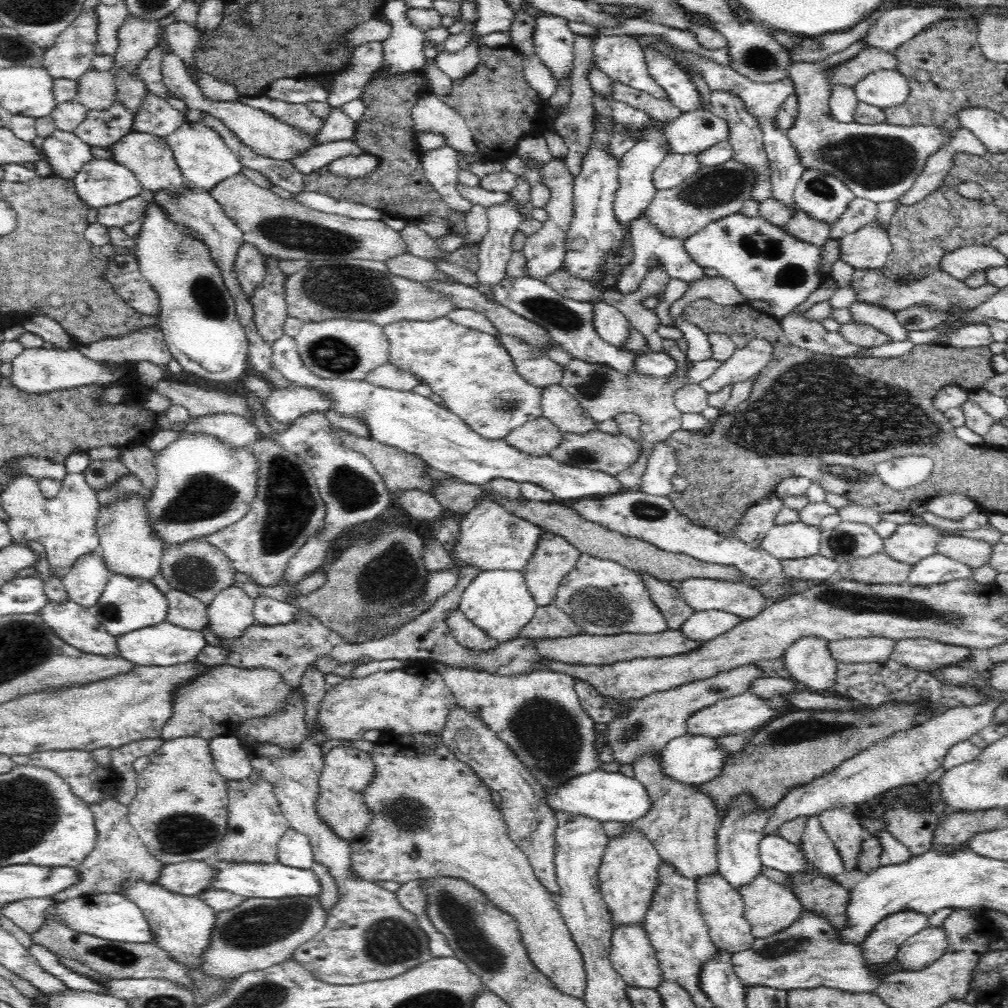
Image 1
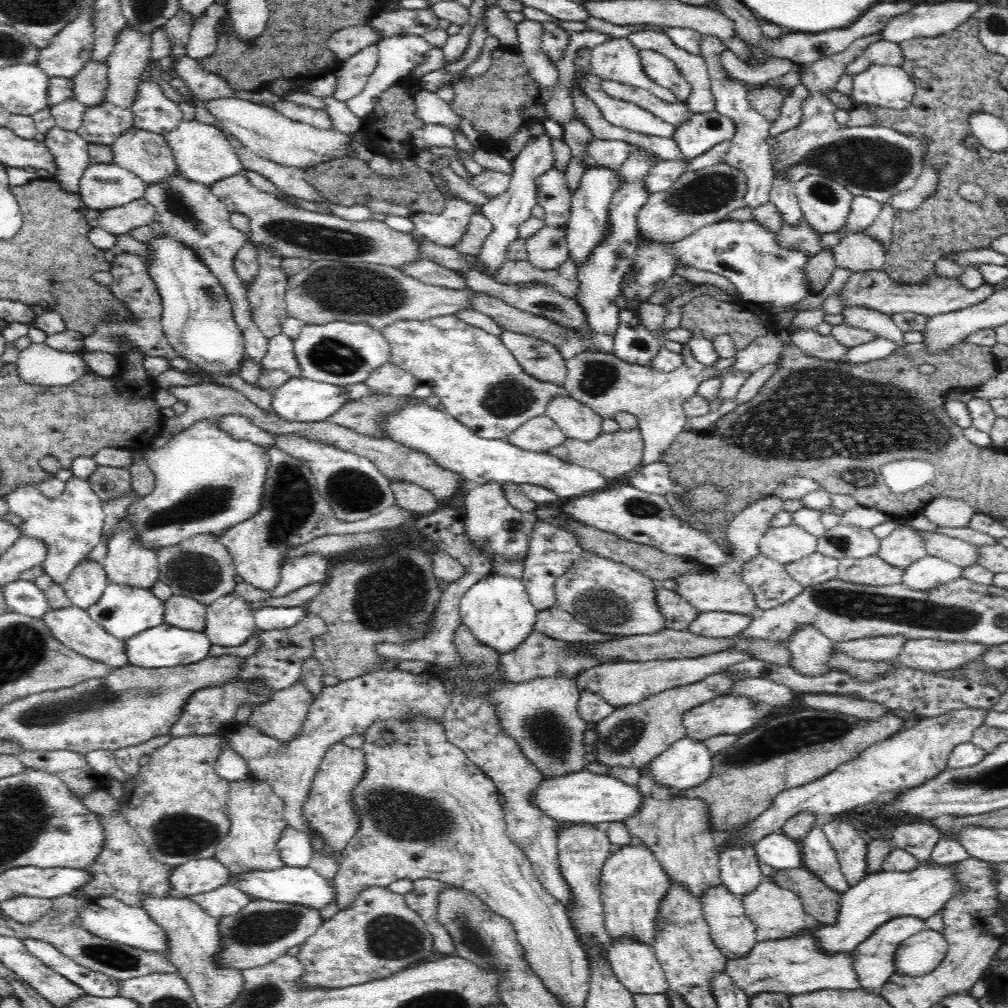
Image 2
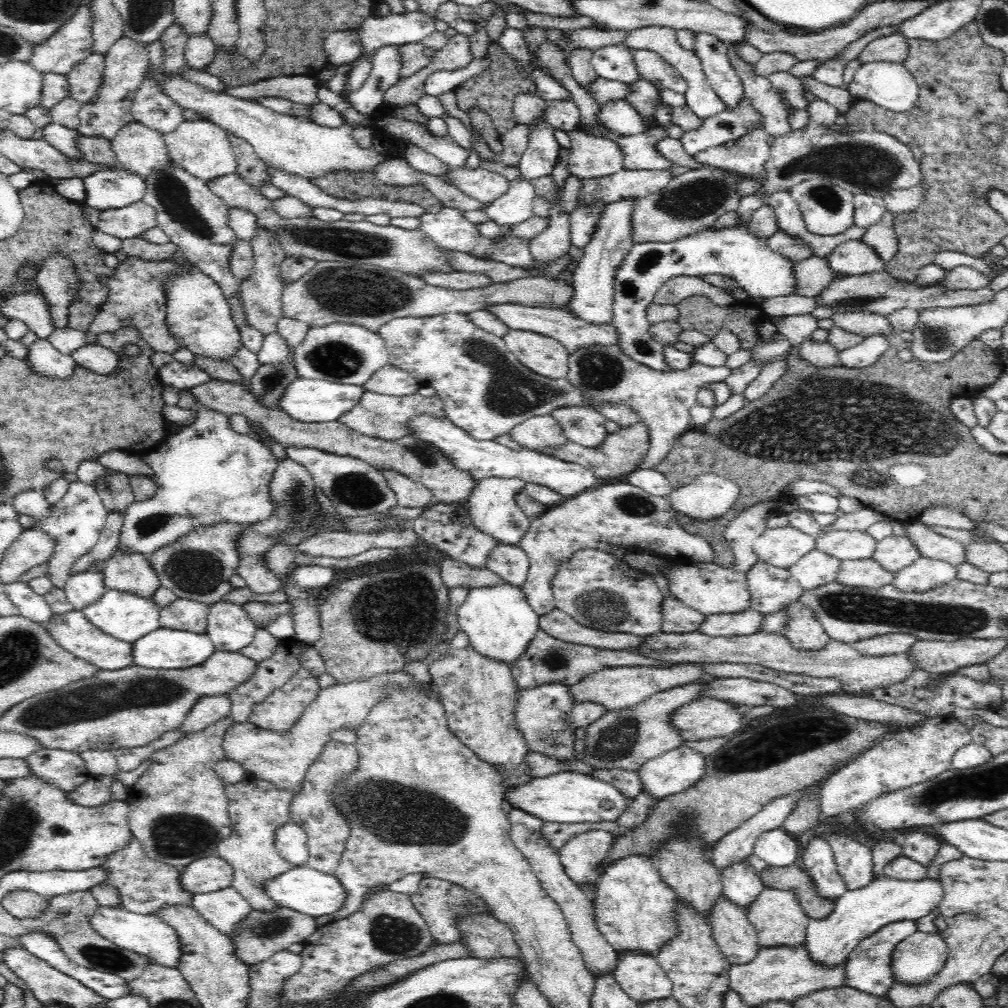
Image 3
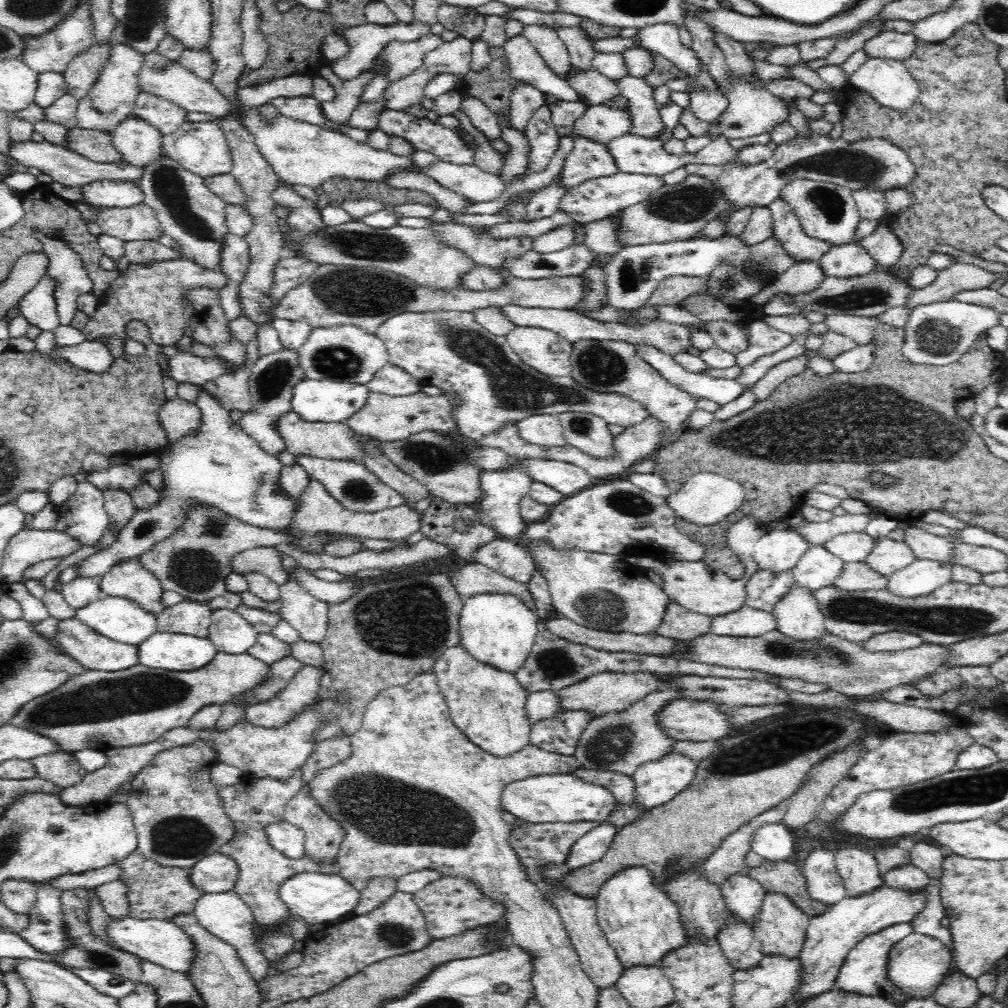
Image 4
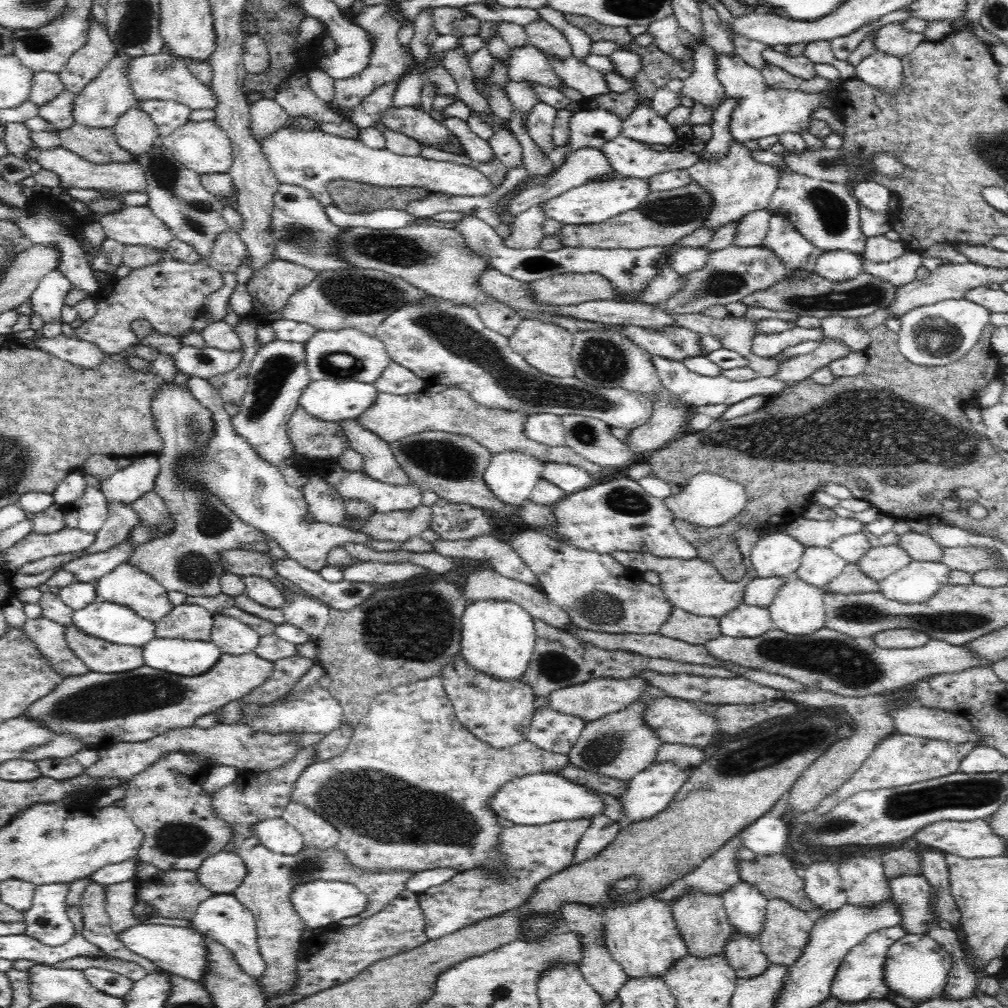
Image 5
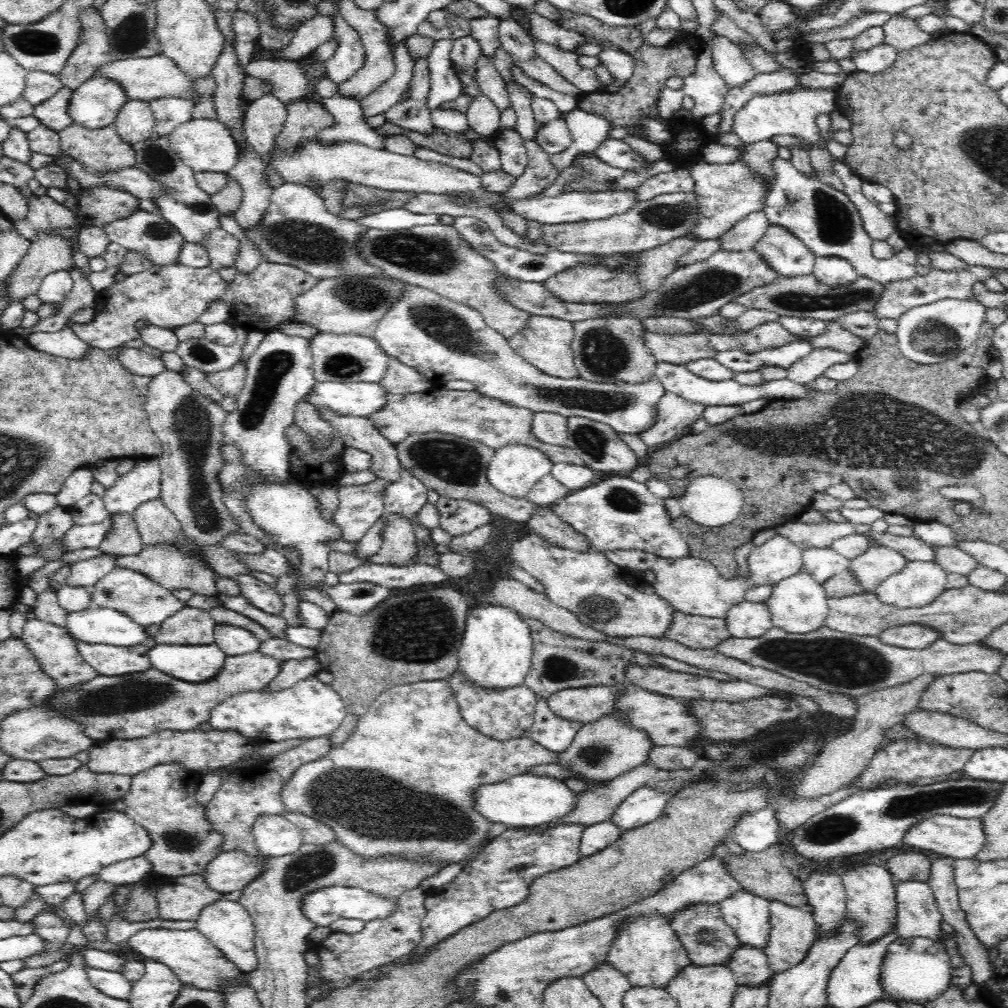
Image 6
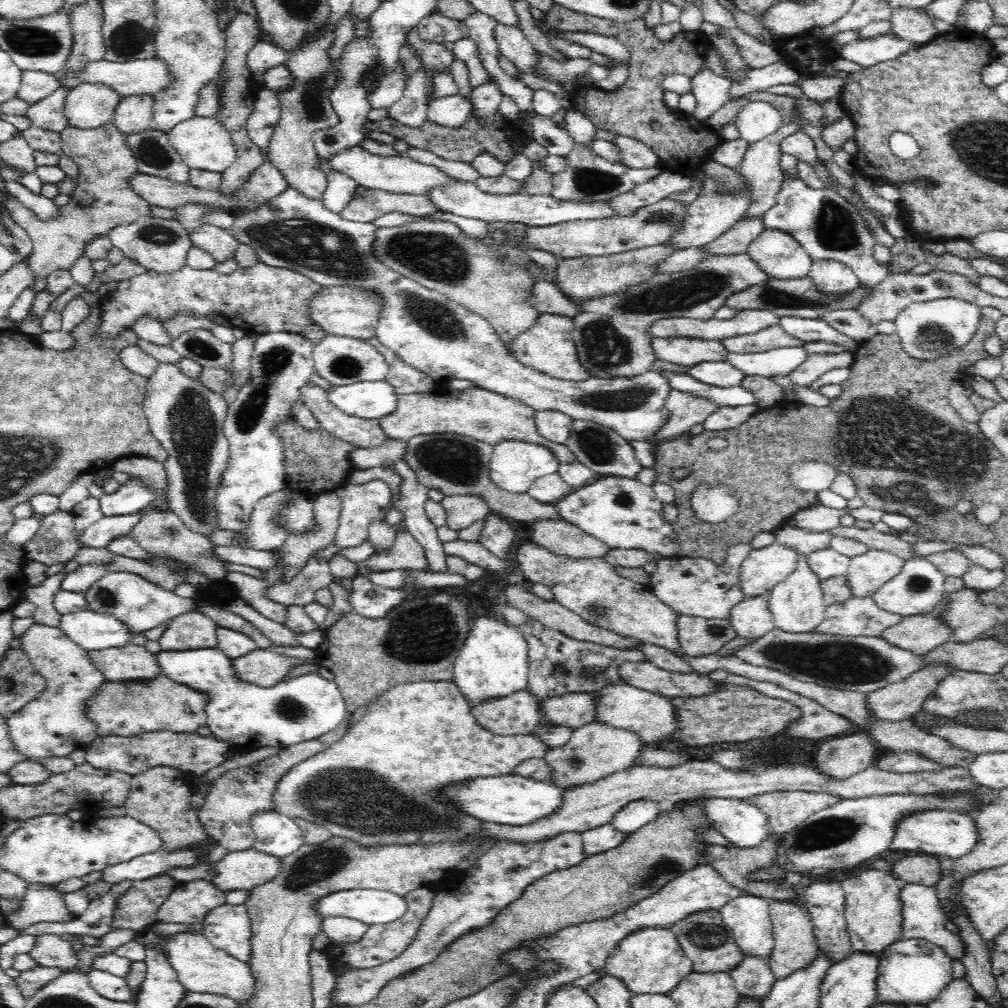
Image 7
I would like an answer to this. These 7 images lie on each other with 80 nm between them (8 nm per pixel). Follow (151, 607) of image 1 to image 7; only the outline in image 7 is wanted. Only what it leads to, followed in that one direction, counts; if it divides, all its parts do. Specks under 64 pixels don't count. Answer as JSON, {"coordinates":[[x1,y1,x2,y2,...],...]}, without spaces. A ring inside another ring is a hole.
{"coordinates":[[88,608,62,615,58,627,87,651,122,647,130,643,135,635,118,617]]}

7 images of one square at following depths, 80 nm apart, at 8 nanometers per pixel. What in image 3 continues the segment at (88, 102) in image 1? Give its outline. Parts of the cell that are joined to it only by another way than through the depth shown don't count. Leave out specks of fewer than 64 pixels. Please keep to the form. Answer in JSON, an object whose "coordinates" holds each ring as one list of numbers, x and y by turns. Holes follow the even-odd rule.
{"coordinates":[[93,54,82,62,78,62,66,74,71,97,78,102,90,102,102,84,105,70,105,56]]}

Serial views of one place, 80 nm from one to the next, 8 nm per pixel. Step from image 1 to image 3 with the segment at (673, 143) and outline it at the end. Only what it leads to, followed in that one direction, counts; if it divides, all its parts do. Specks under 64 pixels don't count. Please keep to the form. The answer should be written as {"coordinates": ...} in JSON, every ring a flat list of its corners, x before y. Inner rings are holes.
{"coordinates":[[742,96,742,102,734,111,724,110,716,116,704,118,704,124,696,130,688,130,679,138,680,145,690,156,723,145,728,140,738,140,756,126,764,126,764,118,752,109,751,102]]}

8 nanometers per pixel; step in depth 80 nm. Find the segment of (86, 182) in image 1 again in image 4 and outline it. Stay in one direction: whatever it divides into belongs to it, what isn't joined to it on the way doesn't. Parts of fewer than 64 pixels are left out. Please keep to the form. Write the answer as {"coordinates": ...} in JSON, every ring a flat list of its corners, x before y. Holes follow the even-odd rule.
{"coordinates":[[98,179,82,187,84,203,101,208,128,208,140,204,144,193,140,184,130,180]]}

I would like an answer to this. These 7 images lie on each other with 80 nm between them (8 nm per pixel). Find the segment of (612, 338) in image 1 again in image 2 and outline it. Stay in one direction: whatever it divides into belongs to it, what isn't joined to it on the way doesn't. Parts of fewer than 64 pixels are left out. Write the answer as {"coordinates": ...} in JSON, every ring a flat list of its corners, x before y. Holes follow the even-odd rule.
{"coordinates":[[635,148,627,156,625,163,617,170,621,184,613,194,610,208,608,208,610,232,606,234,606,240,600,242,592,250,592,257,582,267,577,268,580,292,574,296,574,301,578,301,578,305,582,305,589,328,598,334,609,334,613,337,616,334,619,306,615,303,615,298,620,295,622,278,633,264,636,248,640,245,636,222,638,210,651,195,650,191,646,189,644,176,652,170,652,166,659,159,652,151,642,148]]}

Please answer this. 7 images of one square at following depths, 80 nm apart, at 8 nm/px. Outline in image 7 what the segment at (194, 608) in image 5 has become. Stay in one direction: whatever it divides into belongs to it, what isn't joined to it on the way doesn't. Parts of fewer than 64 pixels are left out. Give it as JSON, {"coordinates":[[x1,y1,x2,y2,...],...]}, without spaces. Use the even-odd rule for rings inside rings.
{"coordinates":[[194,609,171,618,158,641,168,650,214,648,217,647,217,627,208,615]]}

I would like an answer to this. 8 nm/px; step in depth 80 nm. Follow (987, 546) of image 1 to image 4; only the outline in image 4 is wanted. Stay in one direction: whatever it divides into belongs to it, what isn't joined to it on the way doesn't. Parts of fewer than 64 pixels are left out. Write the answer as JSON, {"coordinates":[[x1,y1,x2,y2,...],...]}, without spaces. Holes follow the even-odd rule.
{"coordinates":[[911,524,905,531,904,541,914,551,917,559,935,560,944,563,952,563,954,546,958,545,949,538,924,532,922,528,917,528]]}

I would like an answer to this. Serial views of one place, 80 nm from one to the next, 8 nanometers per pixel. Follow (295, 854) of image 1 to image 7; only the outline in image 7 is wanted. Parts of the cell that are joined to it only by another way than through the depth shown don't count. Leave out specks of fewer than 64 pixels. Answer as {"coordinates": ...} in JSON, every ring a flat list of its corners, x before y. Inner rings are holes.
{"coordinates":[[276,810,256,812,250,822,255,834,253,849,258,852,282,858,305,844,302,829,291,817]]}

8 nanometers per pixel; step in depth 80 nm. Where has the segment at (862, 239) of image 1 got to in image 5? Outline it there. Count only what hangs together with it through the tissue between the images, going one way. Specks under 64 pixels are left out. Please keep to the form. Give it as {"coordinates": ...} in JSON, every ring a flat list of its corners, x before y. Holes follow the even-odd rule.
{"coordinates":[[832,250,823,252,814,271,828,280,842,282,864,273,864,262,863,256,856,252]]}

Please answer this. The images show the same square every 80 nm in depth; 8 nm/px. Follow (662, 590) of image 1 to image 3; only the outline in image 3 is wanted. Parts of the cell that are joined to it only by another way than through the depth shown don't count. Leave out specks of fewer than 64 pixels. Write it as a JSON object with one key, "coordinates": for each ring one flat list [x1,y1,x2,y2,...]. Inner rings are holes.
{"coordinates":[[668,591,664,593,661,607,663,610,662,632,694,632,705,619,704,614,680,603,680,600,677,600]]}

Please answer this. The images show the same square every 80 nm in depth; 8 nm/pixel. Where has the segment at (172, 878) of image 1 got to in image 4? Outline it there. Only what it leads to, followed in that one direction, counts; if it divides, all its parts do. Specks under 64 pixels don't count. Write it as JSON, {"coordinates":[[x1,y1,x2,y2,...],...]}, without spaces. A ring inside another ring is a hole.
{"coordinates":[[205,856,188,869,192,884,206,893,228,892,238,880,239,868,231,856]]}

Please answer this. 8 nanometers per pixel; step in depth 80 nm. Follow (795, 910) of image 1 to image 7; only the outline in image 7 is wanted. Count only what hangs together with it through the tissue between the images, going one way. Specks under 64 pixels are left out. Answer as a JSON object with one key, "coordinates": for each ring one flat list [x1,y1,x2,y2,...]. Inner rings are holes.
{"coordinates":[[771,900,769,915,773,924,775,946,772,954,770,954,770,960,766,962,777,979,784,980,792,972,798,972,800,968,810,966,816,960,819,947,808,911,800,908,800,905,796,905,796,902]]}

